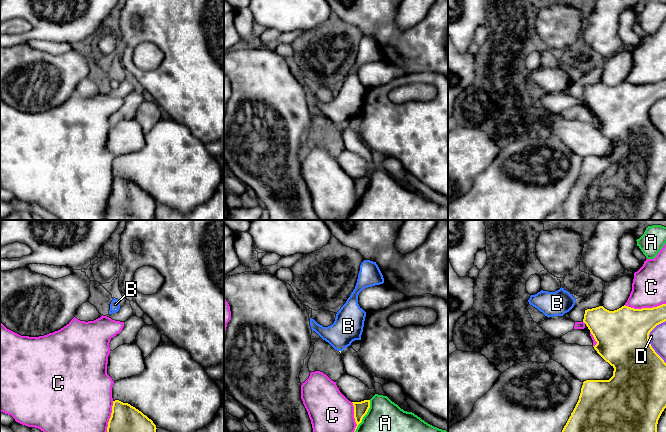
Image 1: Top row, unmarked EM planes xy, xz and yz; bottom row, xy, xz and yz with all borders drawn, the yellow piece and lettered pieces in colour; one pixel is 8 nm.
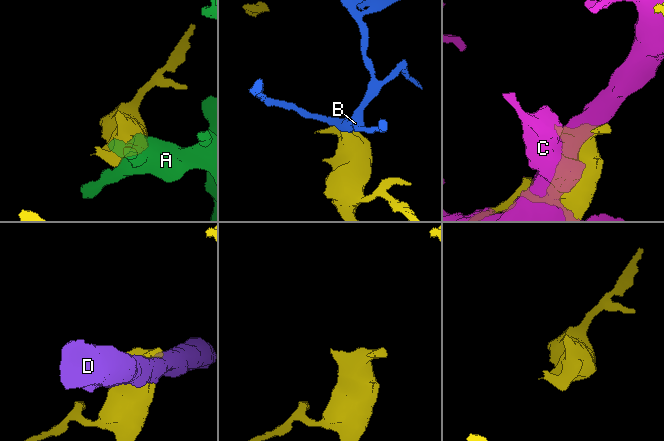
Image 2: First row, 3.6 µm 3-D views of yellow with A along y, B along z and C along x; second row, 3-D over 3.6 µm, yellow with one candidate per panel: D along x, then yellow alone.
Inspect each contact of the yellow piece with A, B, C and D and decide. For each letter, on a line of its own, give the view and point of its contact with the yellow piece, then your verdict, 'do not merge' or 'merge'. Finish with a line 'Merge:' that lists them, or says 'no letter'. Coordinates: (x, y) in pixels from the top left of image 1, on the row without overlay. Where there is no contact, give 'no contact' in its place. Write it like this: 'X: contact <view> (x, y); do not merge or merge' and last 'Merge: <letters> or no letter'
A: contact xz (362, 194); do not merge
B: no contact; merge
C: contact xy (108, 198); do not merge
D: contact yz (648, 116); do not merge
Merge: B

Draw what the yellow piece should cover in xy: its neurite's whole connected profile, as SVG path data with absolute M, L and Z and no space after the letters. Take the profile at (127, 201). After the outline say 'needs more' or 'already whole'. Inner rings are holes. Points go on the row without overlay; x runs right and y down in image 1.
M113 177L105 220L154 220L156 201L128 179Z; already whole

